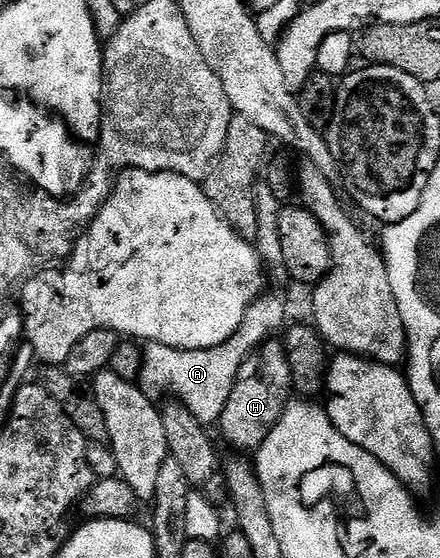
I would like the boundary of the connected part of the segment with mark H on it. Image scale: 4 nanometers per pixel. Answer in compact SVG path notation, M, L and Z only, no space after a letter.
M269 340L253 353L238 372L230 400L226 400L226 408L220 417L218 430L224 433L225 440L234 449L255 452L278 424L293 394L288 352L284 349L283 341Z

